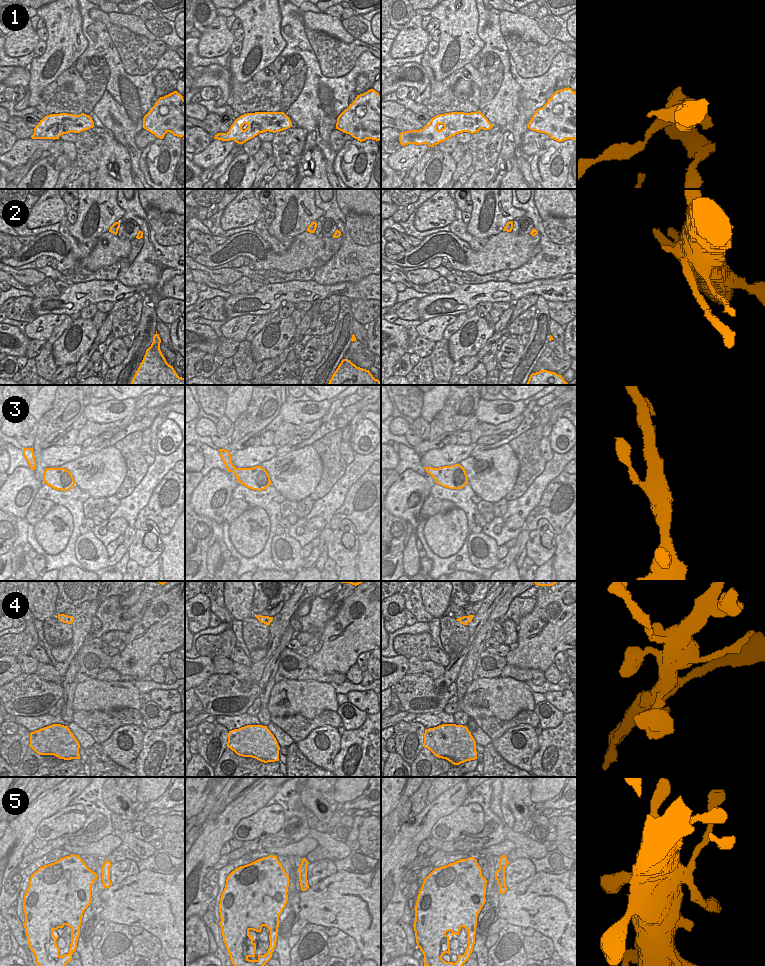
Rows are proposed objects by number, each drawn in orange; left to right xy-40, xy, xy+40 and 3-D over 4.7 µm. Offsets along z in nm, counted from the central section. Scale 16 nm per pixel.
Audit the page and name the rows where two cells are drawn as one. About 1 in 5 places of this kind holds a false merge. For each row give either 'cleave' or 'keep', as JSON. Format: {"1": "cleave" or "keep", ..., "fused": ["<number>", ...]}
{"1": "keep", "2": "cleave", "3": "keep", "4": "keep", "5": "keep", "fused": ["2"]}

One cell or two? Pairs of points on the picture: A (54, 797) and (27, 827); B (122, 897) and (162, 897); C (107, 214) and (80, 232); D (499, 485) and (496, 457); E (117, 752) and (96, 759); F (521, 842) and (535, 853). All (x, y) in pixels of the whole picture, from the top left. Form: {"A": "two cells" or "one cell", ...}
{"A": "one cell", "B": "one cell", "C": "one cell", "D": "one cell", "E": "two cells", "F": "one cell"}

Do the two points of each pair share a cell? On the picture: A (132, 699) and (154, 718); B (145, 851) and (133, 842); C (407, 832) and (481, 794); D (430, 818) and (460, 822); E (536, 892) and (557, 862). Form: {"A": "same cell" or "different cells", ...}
{"A": "different cells", "B": "same cell", "C": "different cells", "D": "different cells", "E": "different cells"}

